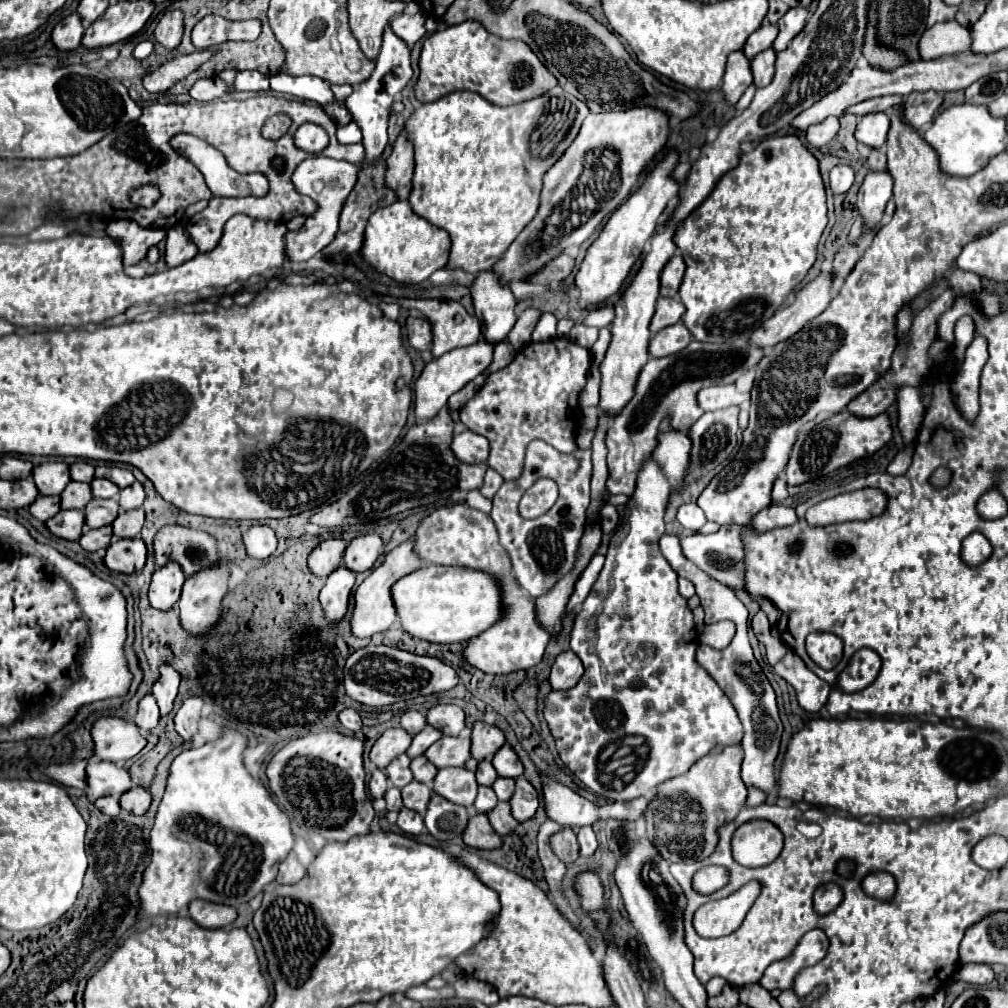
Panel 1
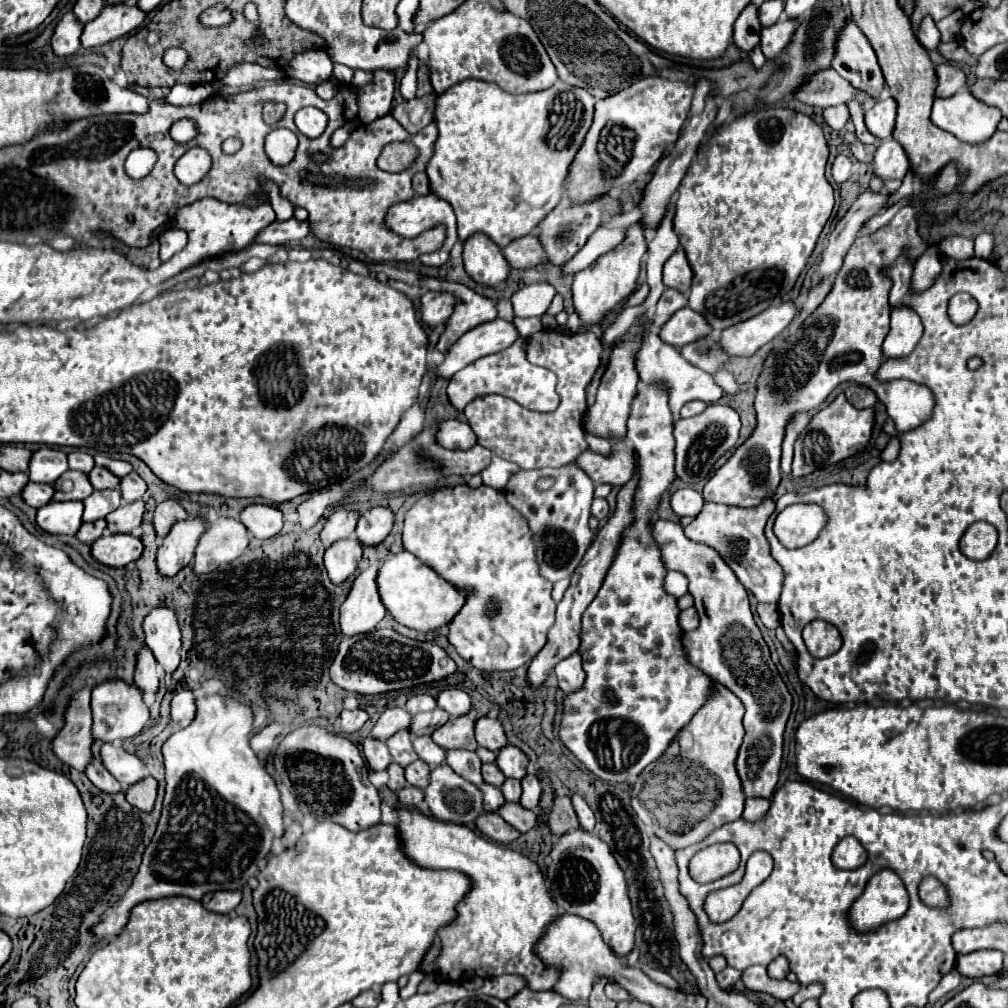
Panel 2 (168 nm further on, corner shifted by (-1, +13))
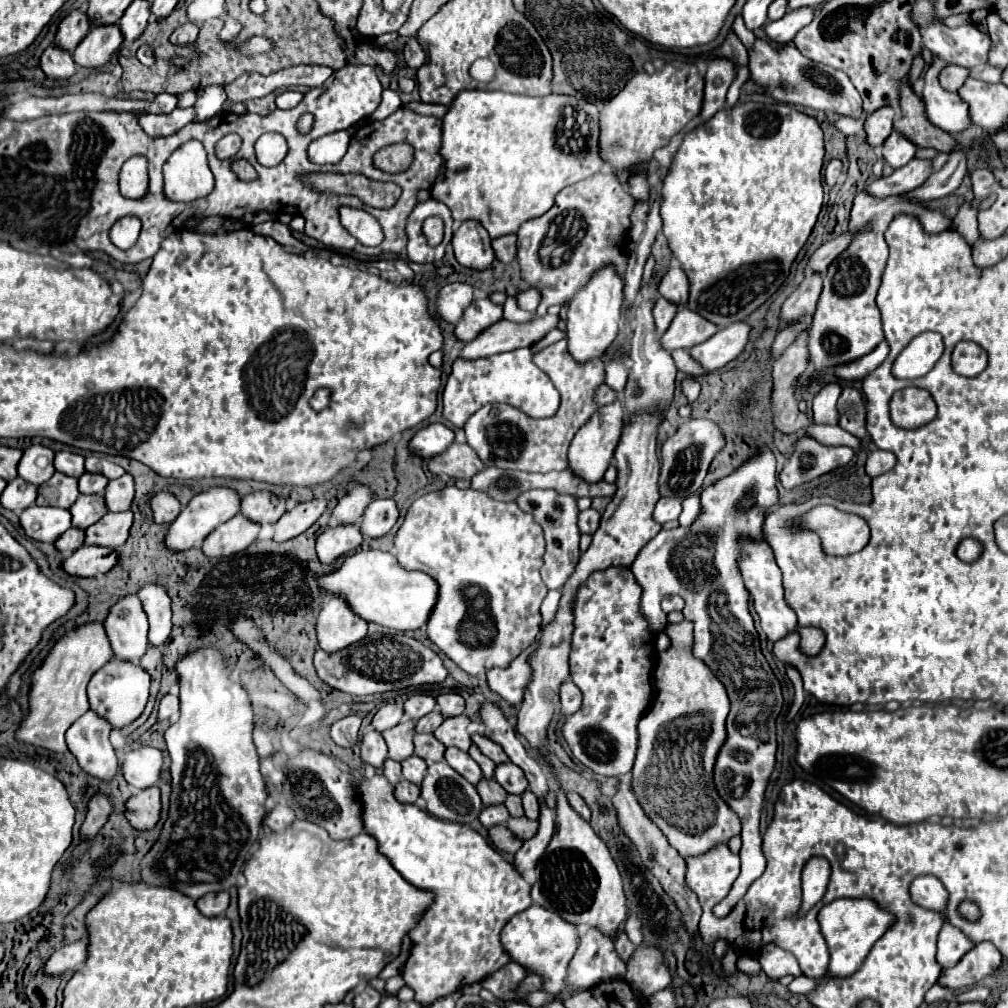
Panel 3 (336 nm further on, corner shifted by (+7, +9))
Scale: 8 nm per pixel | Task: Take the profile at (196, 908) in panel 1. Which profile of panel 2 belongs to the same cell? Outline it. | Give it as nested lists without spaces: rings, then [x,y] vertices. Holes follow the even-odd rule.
[[[209,892],[201,898],[201,904],[217,914],[231,914],[241,902],[241,892]]]

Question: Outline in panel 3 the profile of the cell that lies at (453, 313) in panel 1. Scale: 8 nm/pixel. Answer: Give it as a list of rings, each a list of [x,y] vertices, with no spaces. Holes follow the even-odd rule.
[[[479,298],[465,310],[463,318],[457,322],[455,334],[459,340],[471,342],[479,336],[479,332],[483,332],[491,324],[499,322],[501,318],[503,318],[501,304],[493,304],[489,298]]]

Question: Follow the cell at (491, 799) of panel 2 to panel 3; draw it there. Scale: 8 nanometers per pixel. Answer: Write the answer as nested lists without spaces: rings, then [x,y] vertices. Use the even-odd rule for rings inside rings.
[[[499,804],[499,806],[487,806],[487,808],[483,808],[483,812],[479,816],[479,820],[481,820],[481,824],[485,828],[497,826],[497,824],[505,824],[509,818],[511,816],[509,816],[509,812],[507,812],[507,808],[503,804]]]

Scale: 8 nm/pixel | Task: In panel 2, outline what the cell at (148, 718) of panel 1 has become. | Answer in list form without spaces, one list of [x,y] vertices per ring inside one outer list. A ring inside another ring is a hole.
[[[145,646],[139,650],[137,658],[137,670],[135,670],[135,686],[139,686],[143,692],[153,692],[157,694],[159,690],[159,666],[151,654],[151,650]]]

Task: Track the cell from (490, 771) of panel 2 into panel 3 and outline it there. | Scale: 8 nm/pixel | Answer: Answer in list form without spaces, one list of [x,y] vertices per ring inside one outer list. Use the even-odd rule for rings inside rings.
[[[481,780],[479,782],[479,786],[477,786],[477,790],[479,790],[479,796],[481,796],[481,800],[483,800],[483,806],[493,806],[493,804],[503,804],[505,802],[505,798],[507,798],[507,792],[499,786],[499,782],[495,782],[495,780]]]

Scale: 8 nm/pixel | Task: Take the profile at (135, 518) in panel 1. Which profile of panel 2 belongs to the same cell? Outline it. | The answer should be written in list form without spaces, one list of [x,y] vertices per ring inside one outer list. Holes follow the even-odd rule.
[[[143,500],[119,506],[115,512],[111,512],[105,518],[109,532],[113,532],[113,534],[131,534],[133,530],[137,530],[141,526],[143,512],[145,512]]]

